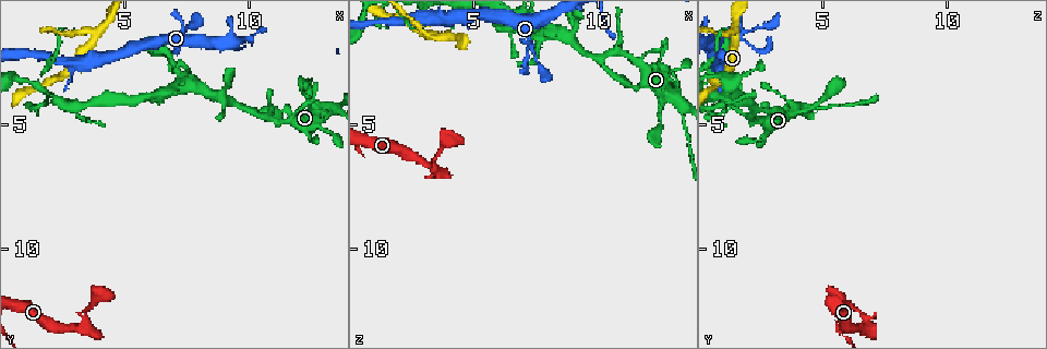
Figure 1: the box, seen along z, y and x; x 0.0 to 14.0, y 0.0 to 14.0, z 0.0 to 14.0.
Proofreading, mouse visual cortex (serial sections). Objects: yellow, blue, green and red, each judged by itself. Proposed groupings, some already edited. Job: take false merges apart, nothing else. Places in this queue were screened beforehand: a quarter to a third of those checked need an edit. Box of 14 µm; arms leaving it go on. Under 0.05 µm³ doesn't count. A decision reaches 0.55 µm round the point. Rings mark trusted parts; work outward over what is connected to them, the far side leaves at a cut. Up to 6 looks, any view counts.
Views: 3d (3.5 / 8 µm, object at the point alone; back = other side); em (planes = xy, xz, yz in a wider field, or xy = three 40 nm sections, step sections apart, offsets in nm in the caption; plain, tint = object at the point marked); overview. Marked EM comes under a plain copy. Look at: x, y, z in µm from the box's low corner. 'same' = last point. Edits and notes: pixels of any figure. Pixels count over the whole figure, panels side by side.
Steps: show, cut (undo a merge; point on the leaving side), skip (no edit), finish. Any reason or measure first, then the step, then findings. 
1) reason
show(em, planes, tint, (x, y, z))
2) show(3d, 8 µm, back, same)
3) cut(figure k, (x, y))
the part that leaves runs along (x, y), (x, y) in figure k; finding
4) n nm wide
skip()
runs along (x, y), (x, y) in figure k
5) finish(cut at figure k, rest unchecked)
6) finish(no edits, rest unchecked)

abrupt turn
show(em, xy, step 3, tint, (3.9, 1.4, 1.6))

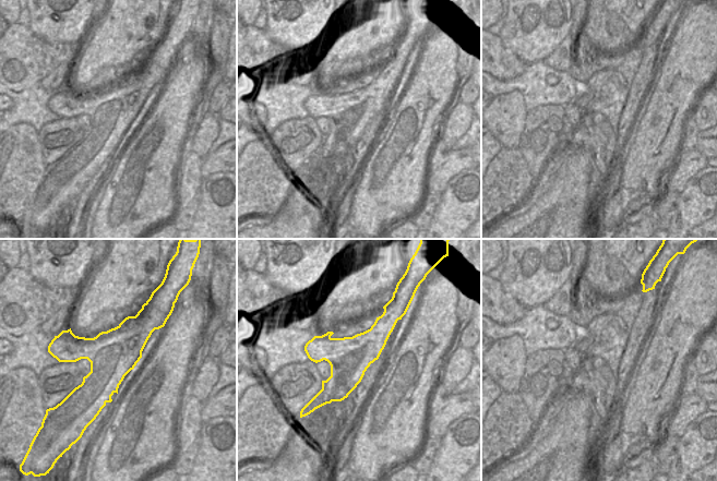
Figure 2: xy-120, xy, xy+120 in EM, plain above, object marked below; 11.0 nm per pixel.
wider look
show(3d, 3.5 µm, same)

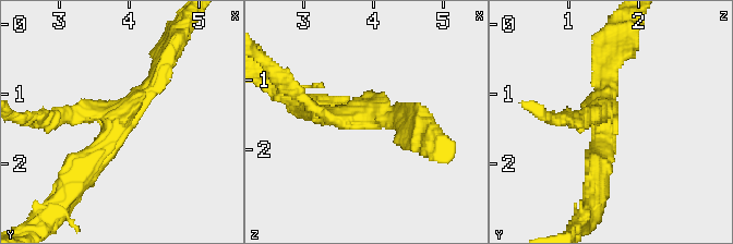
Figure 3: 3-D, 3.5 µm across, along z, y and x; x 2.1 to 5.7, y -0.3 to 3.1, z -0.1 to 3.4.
3 arms; arms of 150, 200, 350 nm
skip()
runs along (72, 177), (163, 69) in figure 3; continuous, no second cell

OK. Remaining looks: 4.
abrupt turn
show(3d, 3.5 µm, (11.8, 4.6, 2.2))

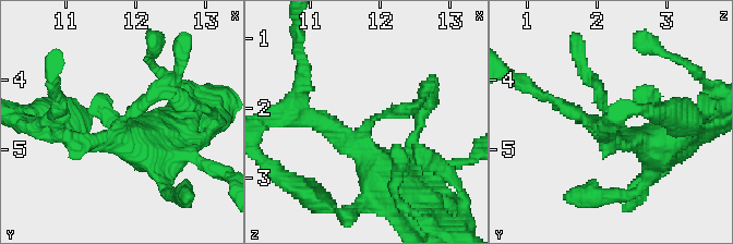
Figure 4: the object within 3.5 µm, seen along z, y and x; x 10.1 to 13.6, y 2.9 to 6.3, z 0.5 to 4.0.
shape alone is not enough
show(em, xy, step 3, tint, (11.75, 4.55, 2.25))

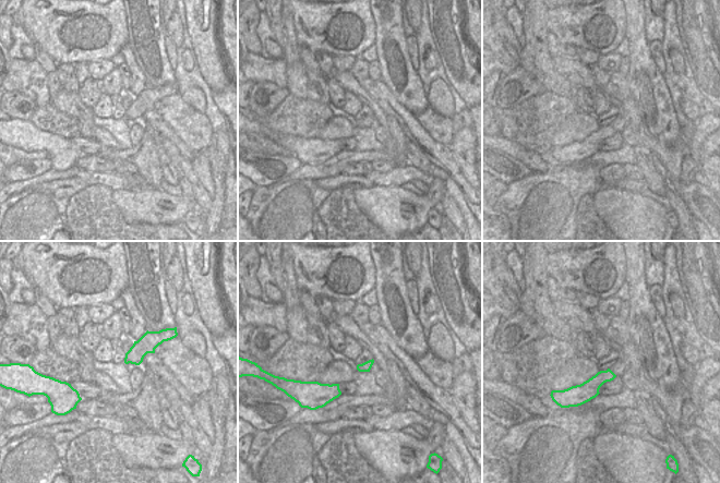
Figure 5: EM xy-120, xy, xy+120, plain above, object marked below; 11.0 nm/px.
110 nm wide
skip()
runs along (668, 137), (637, 141), (589, 81) in figure 4; one cell here

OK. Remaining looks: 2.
sudden change in width
show(3d, 3.5 µm, (3.3, 13.2, 6.7))

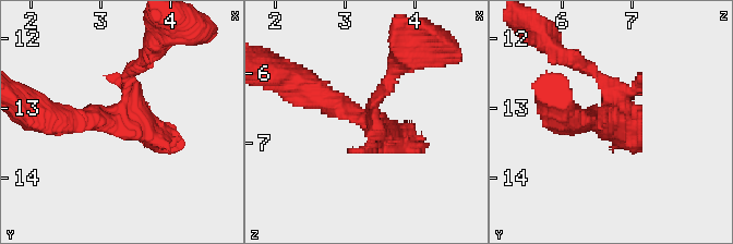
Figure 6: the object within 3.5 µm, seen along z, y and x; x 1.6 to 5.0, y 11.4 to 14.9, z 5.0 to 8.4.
need the tissue
show(em, planes, tint, (3.30, 13.10, 6.75))

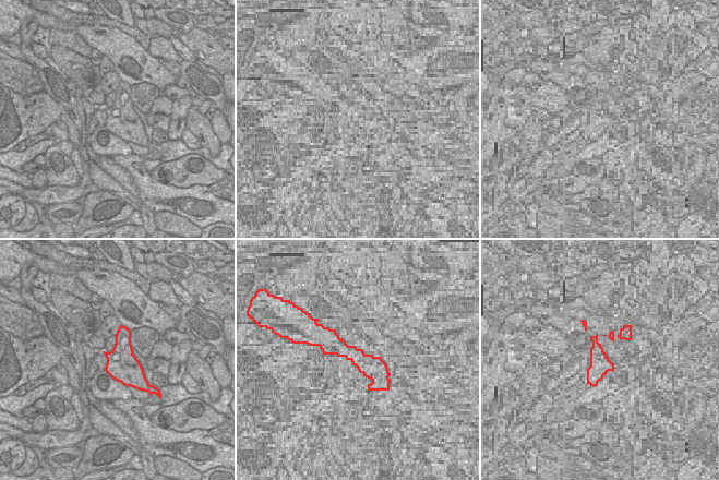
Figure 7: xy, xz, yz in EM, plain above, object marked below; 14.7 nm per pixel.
skip()
all the same cell

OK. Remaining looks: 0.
finish(no edits, rest unchecked)

